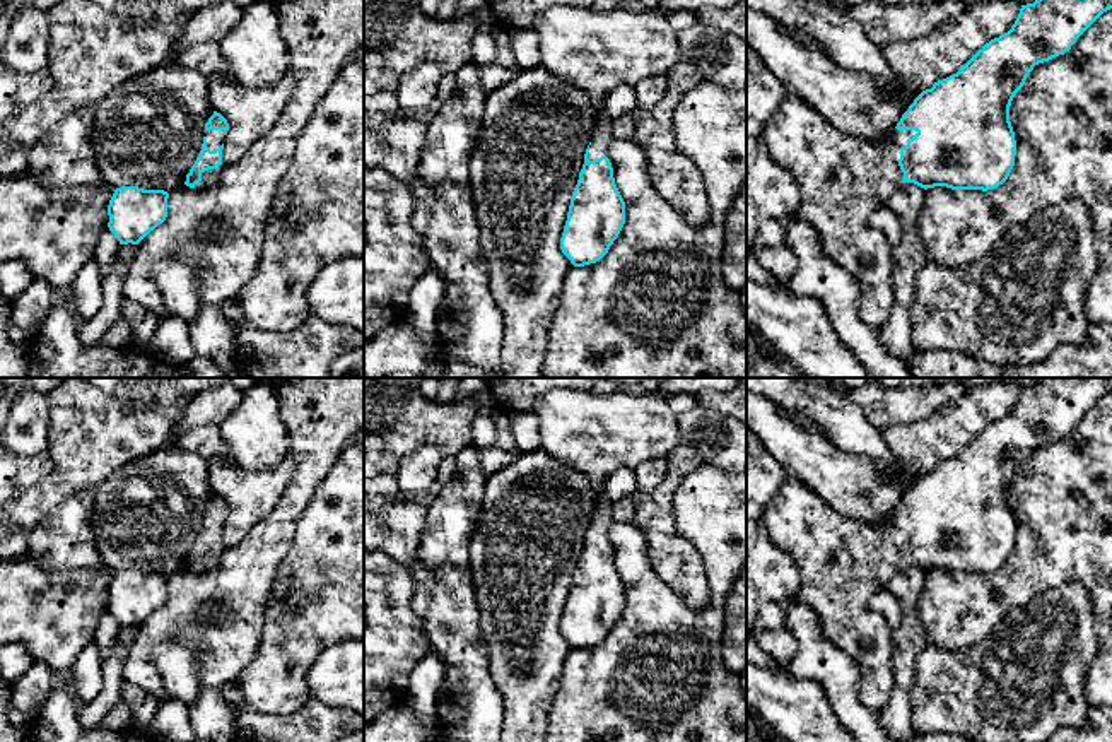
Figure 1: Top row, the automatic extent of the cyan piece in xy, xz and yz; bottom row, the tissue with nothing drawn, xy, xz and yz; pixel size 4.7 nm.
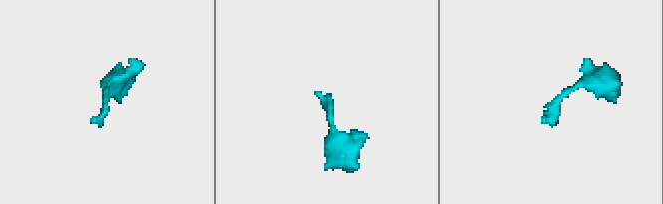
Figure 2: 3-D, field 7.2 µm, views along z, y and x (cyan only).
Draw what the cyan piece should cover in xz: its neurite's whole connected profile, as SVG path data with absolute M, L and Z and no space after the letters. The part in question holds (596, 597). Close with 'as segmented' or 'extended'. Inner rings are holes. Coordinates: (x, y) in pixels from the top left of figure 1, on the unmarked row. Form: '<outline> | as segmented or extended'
M552 390L535 402L533 414L540 421L541 448L555 460L581 470L596 491L596 509L560 621L562 636L574 650L584 650L608 636L625 607L625 585L615 568L608 542L608 530L615 520L612 501L603 496L603 484L617 468L634 470L649 460L666 460L678 441L676 414L668 398L658 392L630 397L627 393L593 395L581 390Z | extended

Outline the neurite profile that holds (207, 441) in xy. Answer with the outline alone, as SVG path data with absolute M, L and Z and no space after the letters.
M215 424L198 426L198 427L186 431L178 439L176 445L186 451L196 453L208 463L214 460L229 460L234 465L237 465L231 458L231 451L225 446L225 441L222 438L219 426L215 426Z

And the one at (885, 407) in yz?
M948 378L945 383L904 388L885 388L875 381L852 388L847 395L875 427L885 431L897 424L922 421L965 393L967 388L960 378Z

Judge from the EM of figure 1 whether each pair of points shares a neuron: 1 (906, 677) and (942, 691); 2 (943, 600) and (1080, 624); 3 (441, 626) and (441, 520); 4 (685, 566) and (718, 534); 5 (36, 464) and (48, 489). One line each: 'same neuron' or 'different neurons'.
1: different neurons
2: different neurons
3: different neurons
4: different neurons
5: different neurons

